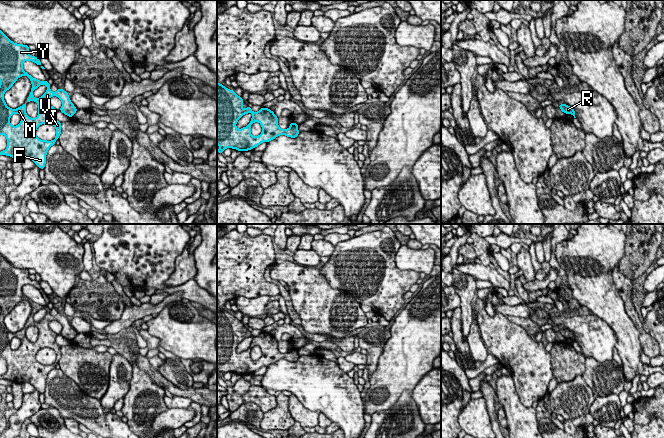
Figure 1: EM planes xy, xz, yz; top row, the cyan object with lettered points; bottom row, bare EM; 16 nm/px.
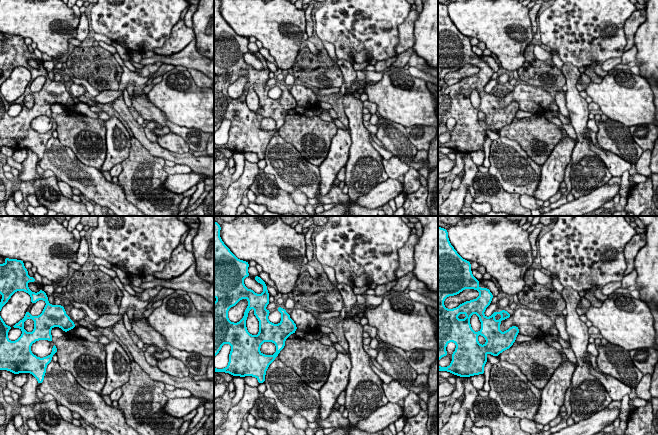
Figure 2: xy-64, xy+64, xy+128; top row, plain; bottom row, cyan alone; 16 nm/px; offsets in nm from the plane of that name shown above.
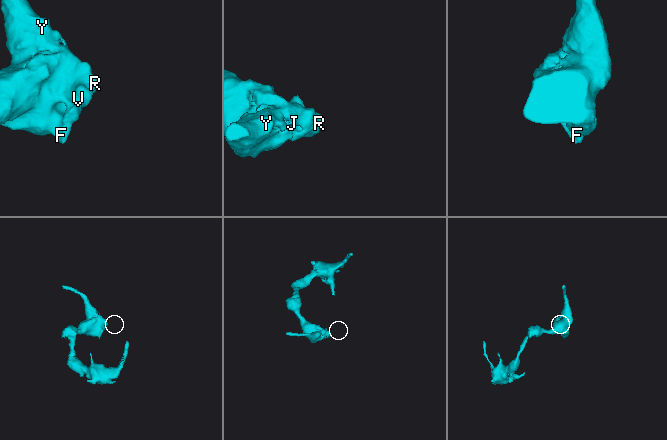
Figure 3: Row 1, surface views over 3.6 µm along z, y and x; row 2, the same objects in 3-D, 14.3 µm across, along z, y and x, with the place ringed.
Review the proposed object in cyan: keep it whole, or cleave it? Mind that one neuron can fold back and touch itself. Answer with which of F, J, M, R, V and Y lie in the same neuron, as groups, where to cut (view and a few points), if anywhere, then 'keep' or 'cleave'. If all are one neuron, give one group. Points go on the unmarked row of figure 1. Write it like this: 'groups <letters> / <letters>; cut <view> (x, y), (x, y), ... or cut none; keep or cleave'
groups F J M R V Y; cut none; keep

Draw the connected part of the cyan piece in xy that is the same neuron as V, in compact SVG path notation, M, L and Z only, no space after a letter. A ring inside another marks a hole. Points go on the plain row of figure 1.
M0 254L0 359L3 358L7 363L7 371L0 376L0 379L19 384L28 382L40 393L44 393L47 376L61 358L61 346L55 341L58 334L50 329L49 323L57 320L62 325L60 335L71 342L77 332L66 315L59 312L56 316L52 316L47 304L40 305L25 296L24 285L32 285L45 293L39 282L29 278L28 269L14 267ZM22 300L27 300L31 304L30 320L26 322L27 326L22 330L11 333L4 324L4 318ZM43 308L47 311L46 316L40 322L35 322L33 315ZM30 325L38 328L38 339L34 343L26 338L26 329ZM14 337L22 340L20 347L16 350L10 347L10 341ZM42 348L51 348L56 352L54 364L41 364L36 360L36 354Z

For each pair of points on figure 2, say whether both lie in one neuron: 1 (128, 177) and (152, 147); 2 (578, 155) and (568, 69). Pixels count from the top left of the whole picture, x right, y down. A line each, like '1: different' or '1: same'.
1: different
2: same

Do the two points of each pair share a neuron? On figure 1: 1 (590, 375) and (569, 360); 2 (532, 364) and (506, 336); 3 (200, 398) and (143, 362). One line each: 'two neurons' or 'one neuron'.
1: two neurons
2: one neuron
3: one neuron

